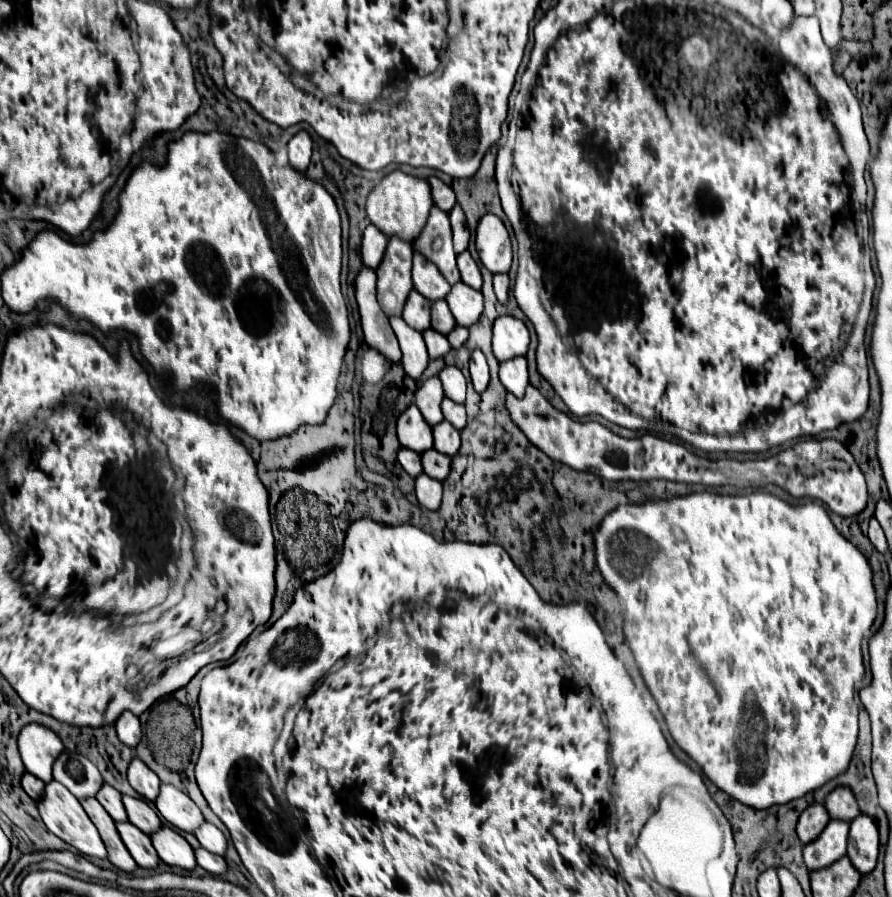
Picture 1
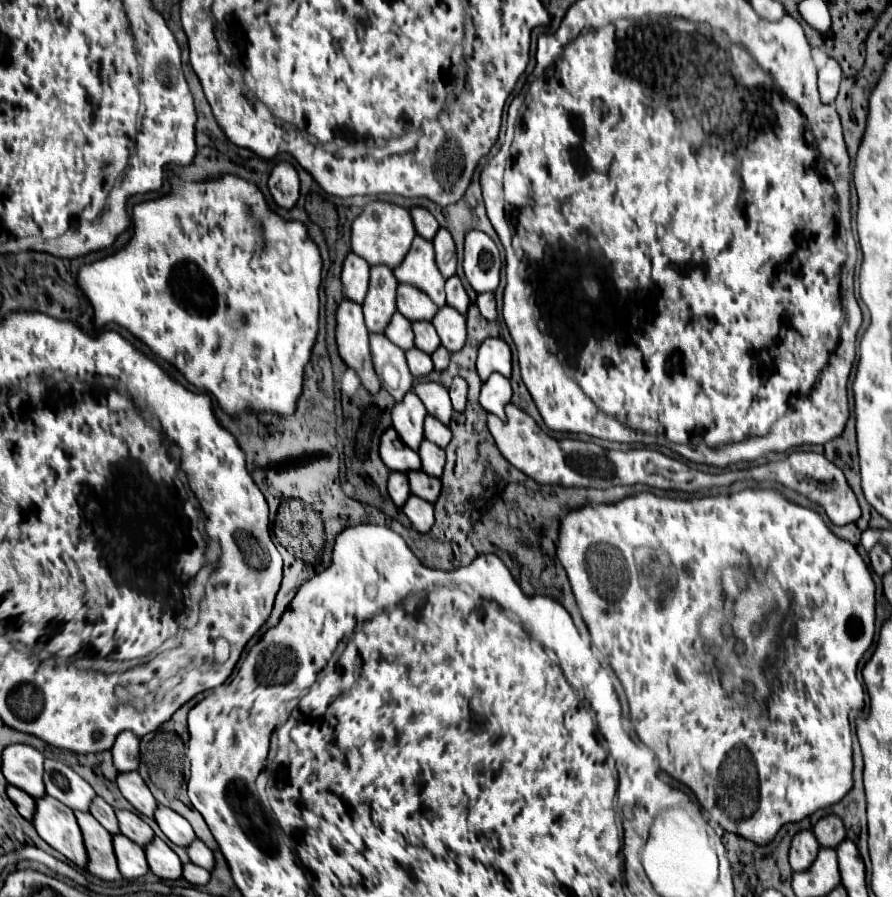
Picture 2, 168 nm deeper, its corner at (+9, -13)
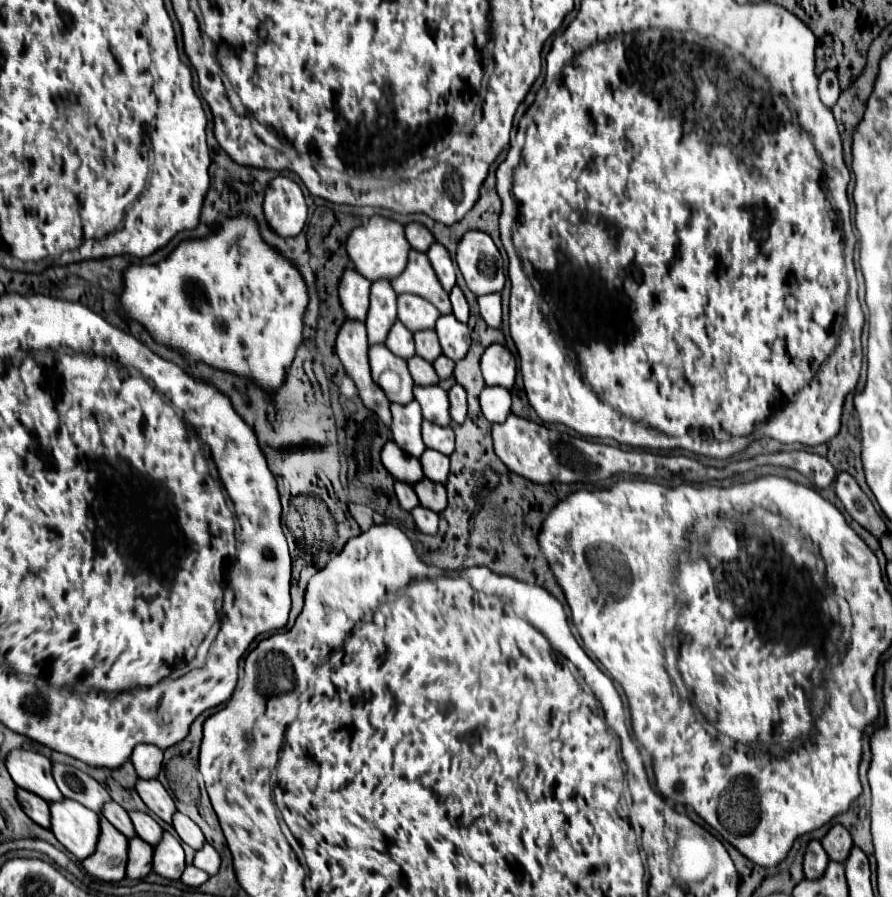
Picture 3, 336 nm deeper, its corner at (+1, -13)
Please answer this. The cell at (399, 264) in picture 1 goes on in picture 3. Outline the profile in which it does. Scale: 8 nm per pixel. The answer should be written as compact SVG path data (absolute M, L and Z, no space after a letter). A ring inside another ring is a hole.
M380 279L372 283L370 291L370 309L366 317L366 333L368 333L368 343L384 343L390 327L396 321L396 293L390 285L390 281Z

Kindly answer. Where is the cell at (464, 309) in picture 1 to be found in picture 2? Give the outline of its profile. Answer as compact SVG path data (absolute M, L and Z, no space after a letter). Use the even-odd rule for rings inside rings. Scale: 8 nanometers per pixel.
M444 305L436 317L432 319L432 325L436 327L442 345L454 353L466 343L466 317L462 313L456 313L456 309L450 309L450 305Z

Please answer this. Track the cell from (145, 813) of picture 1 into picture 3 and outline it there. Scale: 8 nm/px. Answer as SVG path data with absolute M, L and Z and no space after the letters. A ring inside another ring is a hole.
M130 811L130 819L134 823L136 835L142 837L146 843L156 845L162 839L162 827L150 815L140 813L140 811Z

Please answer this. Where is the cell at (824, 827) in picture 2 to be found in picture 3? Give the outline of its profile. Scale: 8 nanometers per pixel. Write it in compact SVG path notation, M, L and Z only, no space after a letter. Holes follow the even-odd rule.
M834 825L826 837L822 839L822 847L824 851L828 853L830 861L836 861L836 863L844 863L848 859L848 853L852 849L852 837L850 833L846 831L846 827L842 825Z

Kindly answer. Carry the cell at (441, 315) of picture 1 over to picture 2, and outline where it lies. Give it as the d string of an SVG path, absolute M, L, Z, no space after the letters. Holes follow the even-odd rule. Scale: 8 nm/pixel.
M416 321L416 323L412 323L412 329L416 335L414 343L424 353L432 353L440 347L440 337L438 337L434 325L430 325L430 321Z

